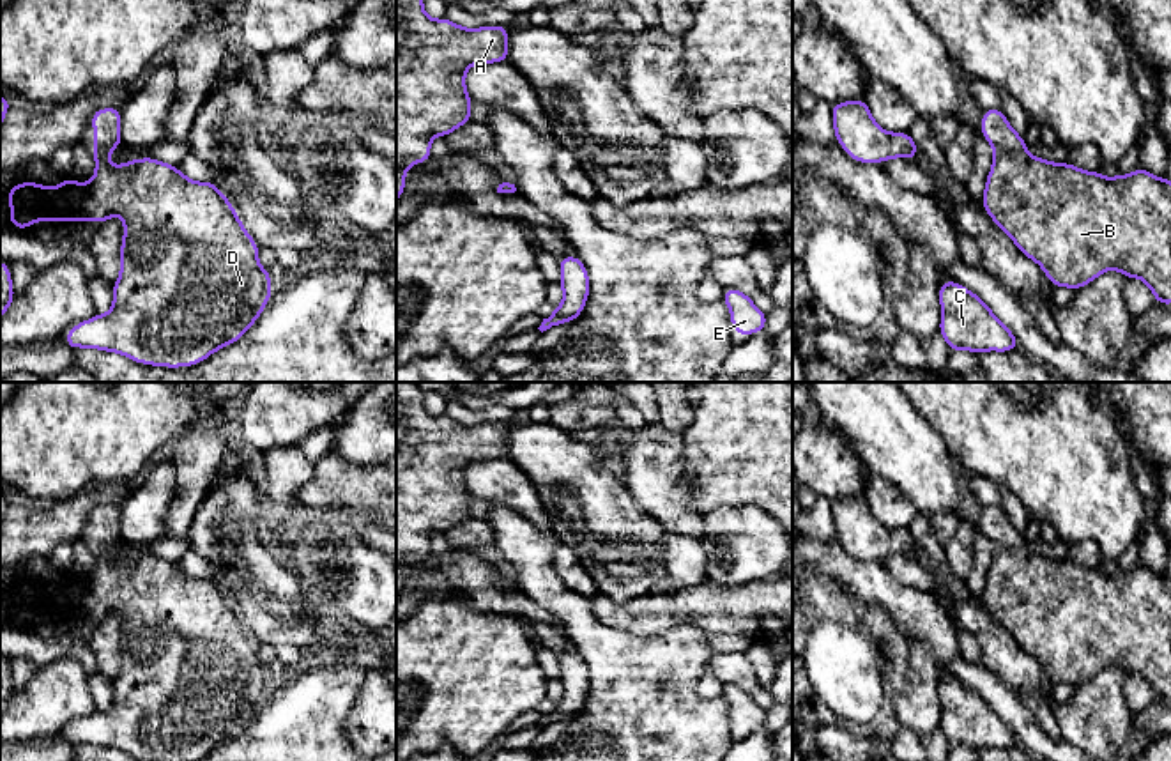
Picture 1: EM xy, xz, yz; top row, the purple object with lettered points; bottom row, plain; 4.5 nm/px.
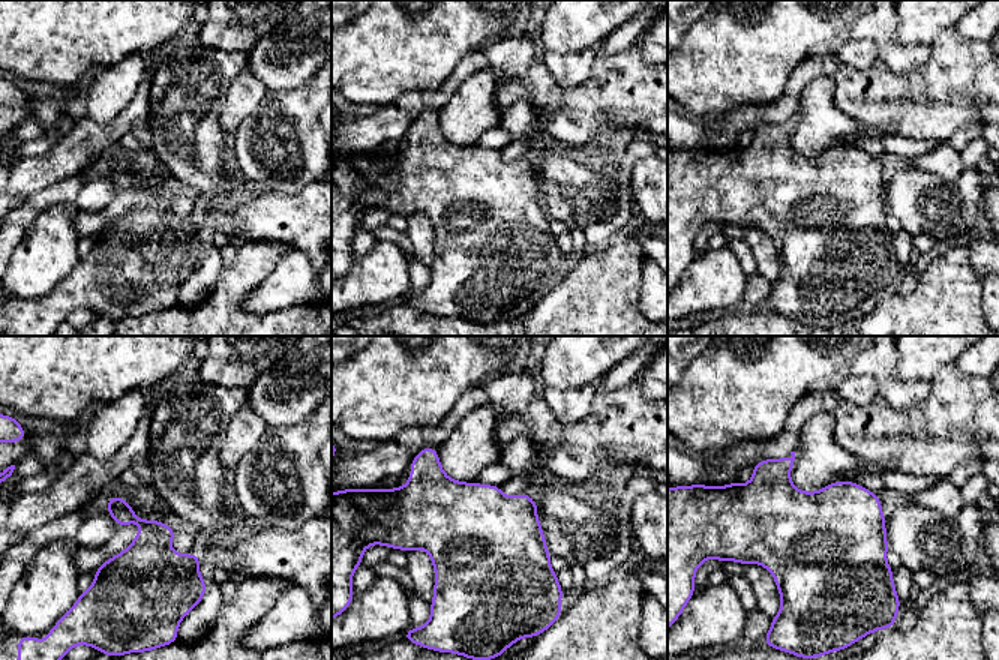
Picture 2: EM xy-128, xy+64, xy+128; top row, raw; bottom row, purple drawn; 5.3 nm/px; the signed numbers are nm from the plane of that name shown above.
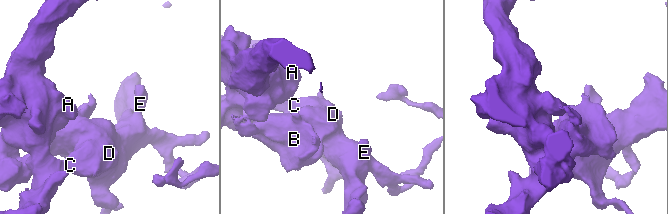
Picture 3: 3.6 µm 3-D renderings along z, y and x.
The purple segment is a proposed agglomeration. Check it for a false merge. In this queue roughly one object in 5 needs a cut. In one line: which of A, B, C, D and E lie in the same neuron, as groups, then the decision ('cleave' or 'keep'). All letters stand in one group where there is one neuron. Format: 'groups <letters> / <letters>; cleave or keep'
groups A B C D E; keep

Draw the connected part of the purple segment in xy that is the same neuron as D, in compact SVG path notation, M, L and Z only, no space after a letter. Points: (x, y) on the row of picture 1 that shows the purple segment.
M101 108L90 115L94 124L94 179L76 184L71 175L57 188L46 188L32 181L14 182L5 195L12 207L7 225L19 230L39 219L53 223L73 223L92 219L103 225L111 216L124 219L124 239L120 246L120 274L113 283L113 306L104 315L94 315L69 327L65 345L71 349L88 347L119 352L136 363L152 366L193 366L205 361L212 352L237 342L262 315L271 299L271 274L258 264L258 244L246 232L230 200L212 184L188 179L177 166L154 158L131 159L111 166L108 158L113 147L122 147L120 108Z

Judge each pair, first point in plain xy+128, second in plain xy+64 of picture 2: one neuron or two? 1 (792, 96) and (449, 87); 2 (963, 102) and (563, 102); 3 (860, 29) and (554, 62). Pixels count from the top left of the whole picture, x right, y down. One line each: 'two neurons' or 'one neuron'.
1: one neuron
2: one neuron
3: one neuron

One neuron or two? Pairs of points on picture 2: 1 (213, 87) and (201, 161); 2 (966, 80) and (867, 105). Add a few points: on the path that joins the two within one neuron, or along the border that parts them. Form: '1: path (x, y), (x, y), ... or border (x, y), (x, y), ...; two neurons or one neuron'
1: path (203, 105), (201, 143); one neuron
2: path (942, 95), (891, 95); one neuron

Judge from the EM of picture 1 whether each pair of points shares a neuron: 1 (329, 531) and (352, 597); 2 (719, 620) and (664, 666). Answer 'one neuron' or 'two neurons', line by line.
1: one neuron
2: two neurons

